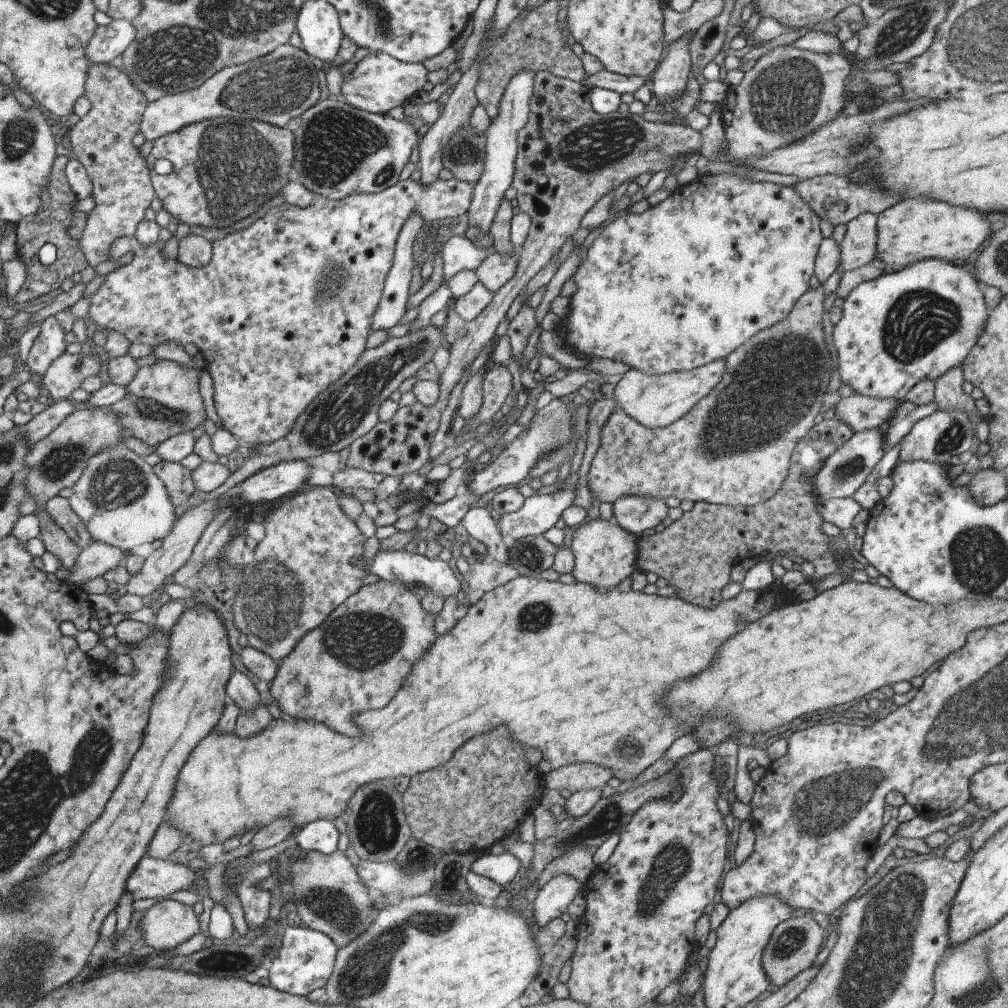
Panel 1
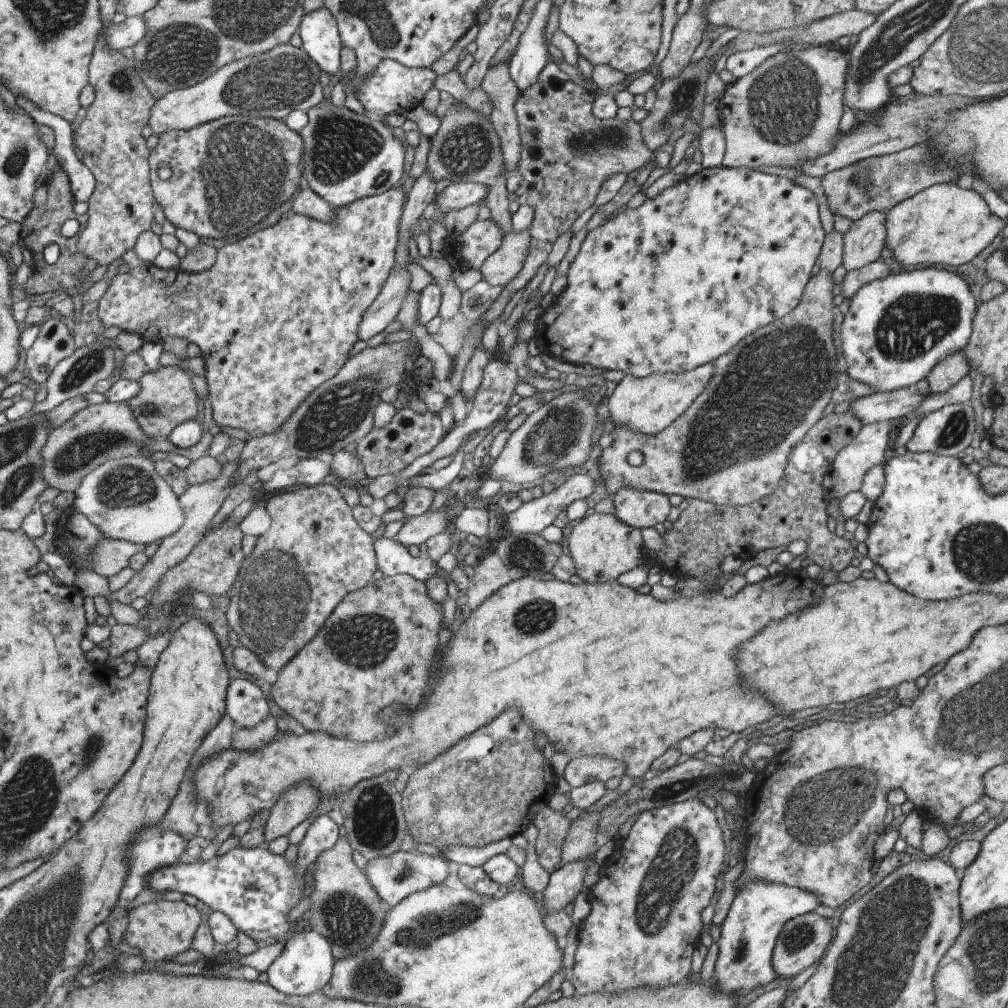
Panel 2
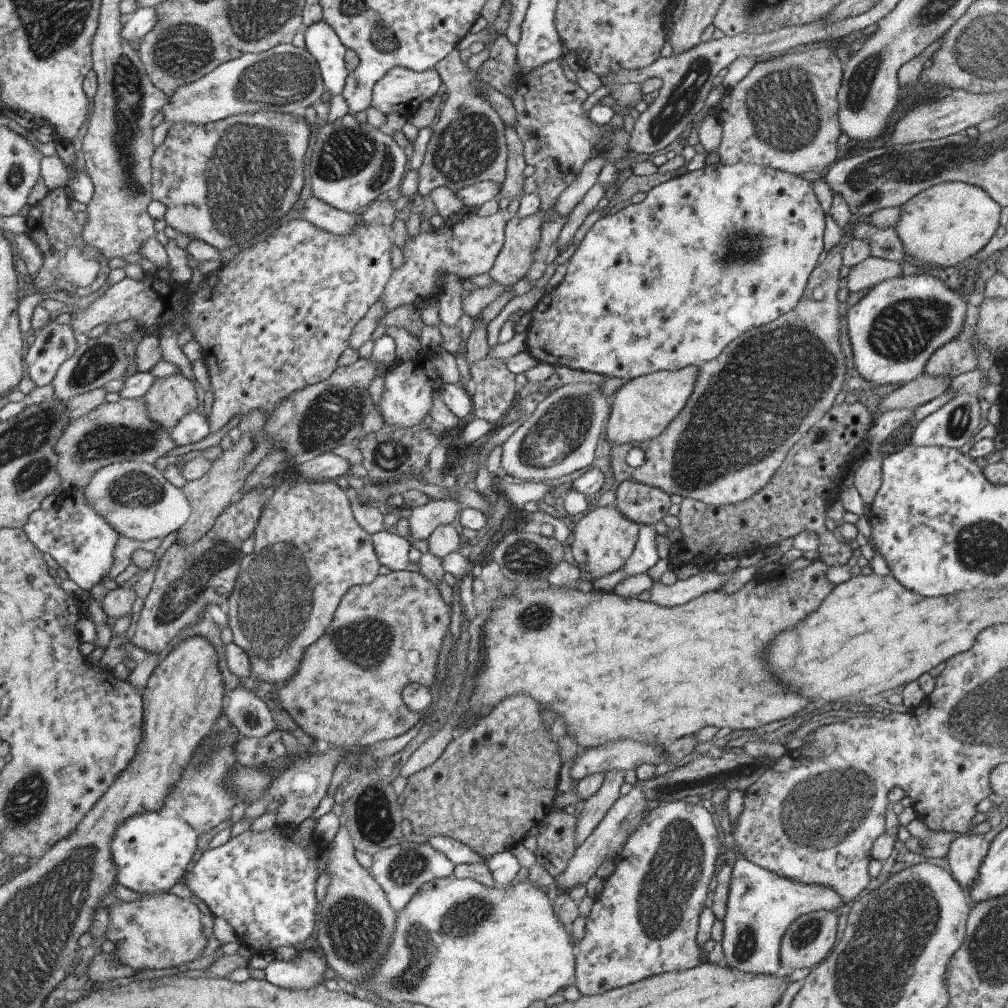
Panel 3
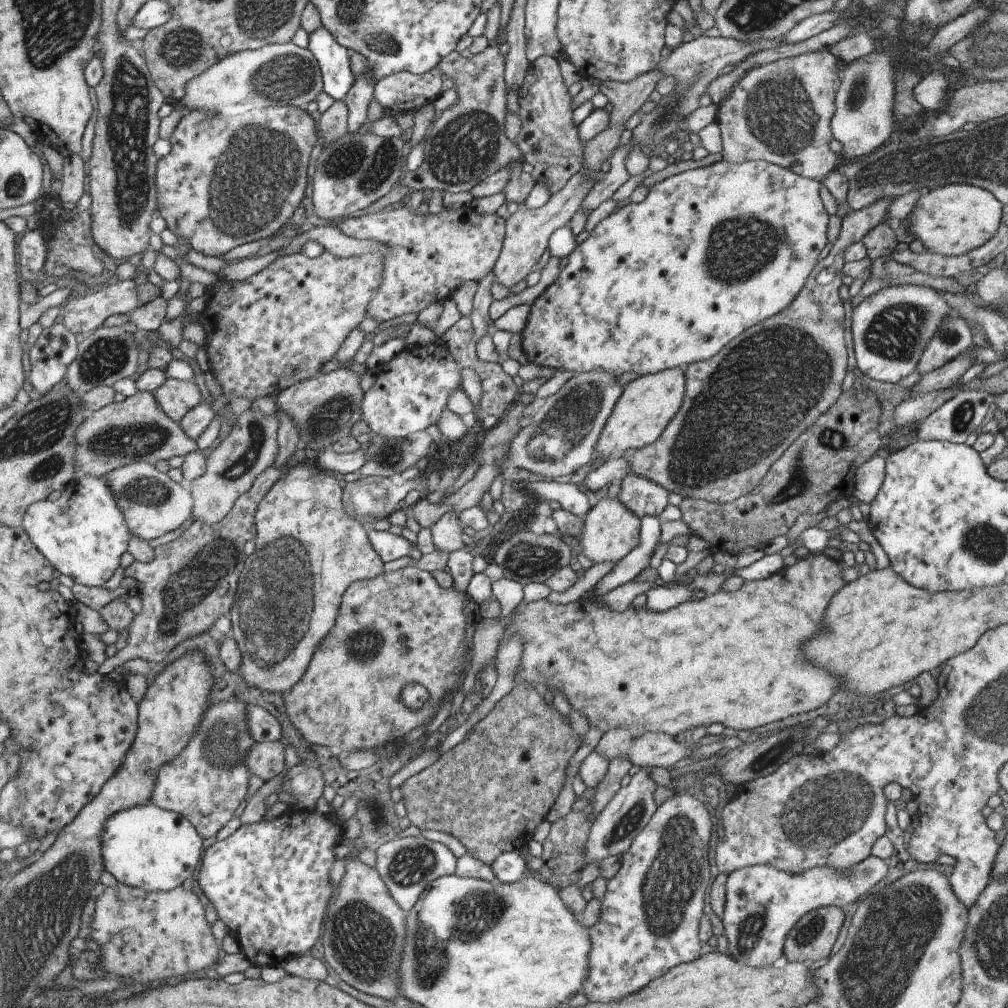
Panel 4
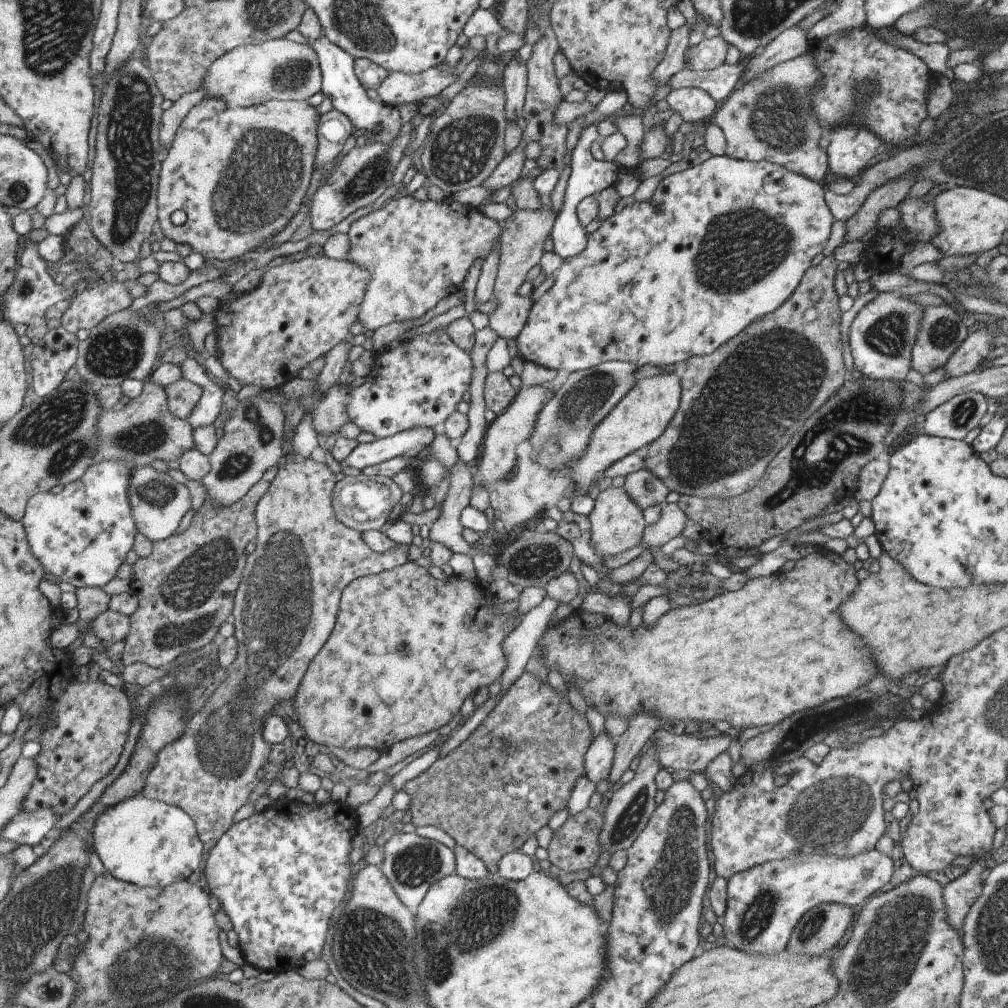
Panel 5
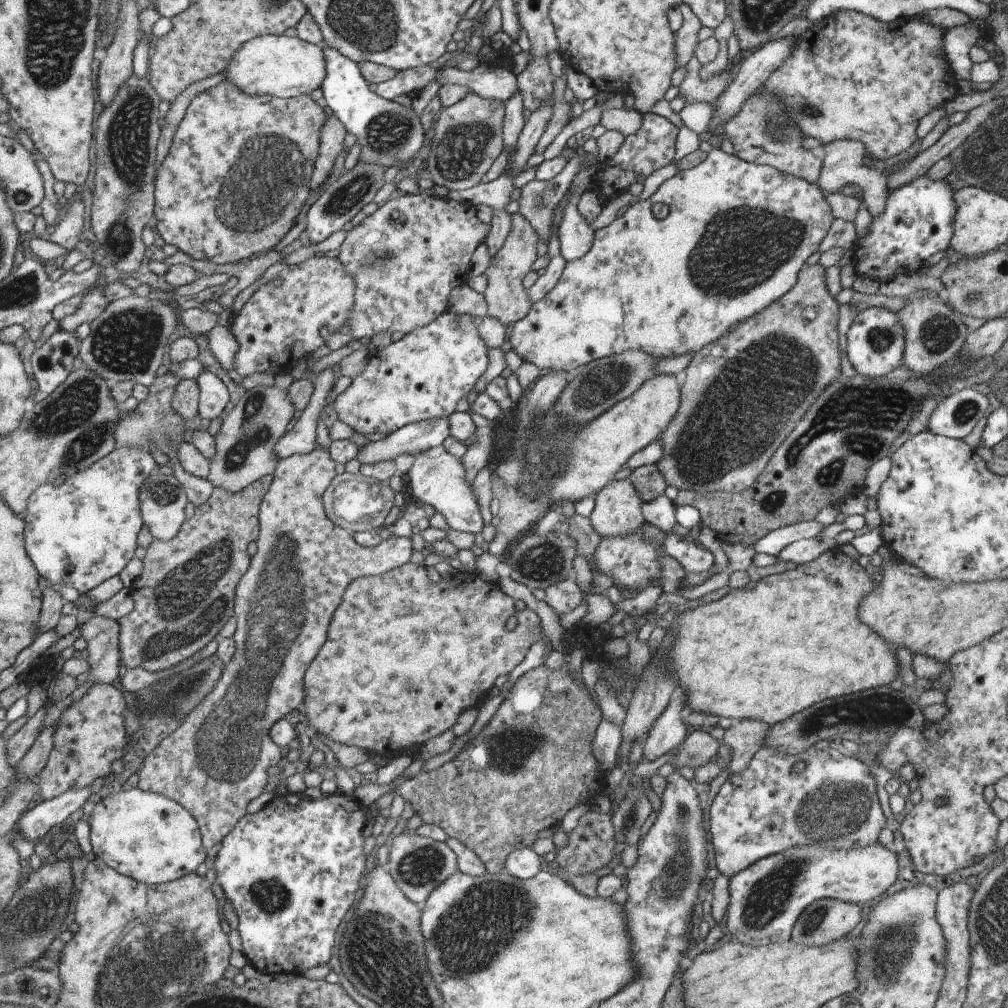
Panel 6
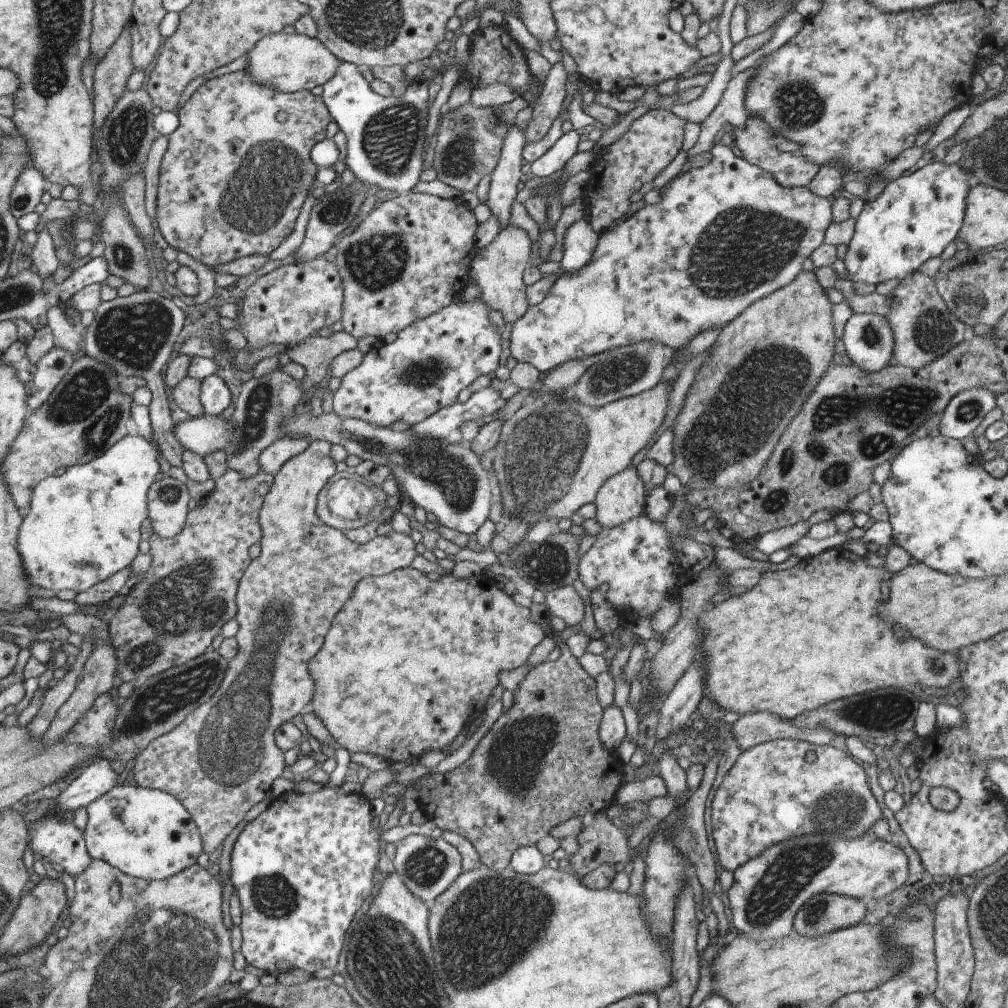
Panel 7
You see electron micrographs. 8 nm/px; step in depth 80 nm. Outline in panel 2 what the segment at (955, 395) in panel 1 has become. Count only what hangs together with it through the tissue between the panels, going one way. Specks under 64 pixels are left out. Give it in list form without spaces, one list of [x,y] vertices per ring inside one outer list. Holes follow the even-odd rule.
[[[957,351],[939,361],[926,376],[928,389],[933,392],[945,392],[967,375],[968,361],[963,351]]]

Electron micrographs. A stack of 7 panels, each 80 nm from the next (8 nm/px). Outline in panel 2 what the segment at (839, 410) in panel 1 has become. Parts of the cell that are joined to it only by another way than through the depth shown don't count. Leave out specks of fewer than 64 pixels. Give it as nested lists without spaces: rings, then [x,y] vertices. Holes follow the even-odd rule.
[[[914,386],[857,397],[849,403],[848,410],[862,425],[901,418],[928,396],[919,393]]]

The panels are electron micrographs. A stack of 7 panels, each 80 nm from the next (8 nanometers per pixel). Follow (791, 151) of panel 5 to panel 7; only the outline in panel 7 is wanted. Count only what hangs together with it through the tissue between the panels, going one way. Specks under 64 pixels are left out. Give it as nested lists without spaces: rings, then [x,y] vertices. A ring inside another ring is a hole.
[[[748,116],[743,128],[730,127],[729,132],[732,135],[735,147],[741,152],[742,158],[746,162],[757,166],[763,172],[771,174],[771,178],[780,186],[789,188],[793,188],[793,186],[807,186],[818,172],[819,167],[817,164],[807,162],[801,154],[797,154],[796,152],[779,152],[779,150],[771,144],[771,140],[777,137],[777,134],[773,134],[771,128],[769,128],[761,118]]]

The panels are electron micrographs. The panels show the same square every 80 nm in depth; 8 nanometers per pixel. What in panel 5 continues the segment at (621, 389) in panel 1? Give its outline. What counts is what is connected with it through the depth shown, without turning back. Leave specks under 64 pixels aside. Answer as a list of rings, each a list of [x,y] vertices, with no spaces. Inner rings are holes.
[[[661,372],[635,382],[593,429],[584,455],[573,462],[575,466],[567,477],[575,482],[575,488],[586,492],[612,462],[657,439],[678,409],[680,392],[680,378],[673,373]]]

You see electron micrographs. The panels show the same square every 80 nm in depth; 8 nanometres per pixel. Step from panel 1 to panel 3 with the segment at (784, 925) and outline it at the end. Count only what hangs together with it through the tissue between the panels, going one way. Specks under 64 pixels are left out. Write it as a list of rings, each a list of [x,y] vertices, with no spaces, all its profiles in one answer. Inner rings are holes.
[[[819,909],[810,913],[802,914],[795,918],[787,927],[781,937],[779,945],[778,960],[782,971],[792,972],[797,968],[817,965],[831,950],[837,934],[837,913],[834,910]]]

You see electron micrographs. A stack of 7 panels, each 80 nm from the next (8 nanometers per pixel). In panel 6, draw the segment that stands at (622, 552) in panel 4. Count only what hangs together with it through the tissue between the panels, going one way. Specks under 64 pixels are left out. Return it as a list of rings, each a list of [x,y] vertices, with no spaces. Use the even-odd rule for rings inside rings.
[[[628,477],[605,484],[593,500],[589,522],[599,537],[631,534],[644,524],[639,494]]]

